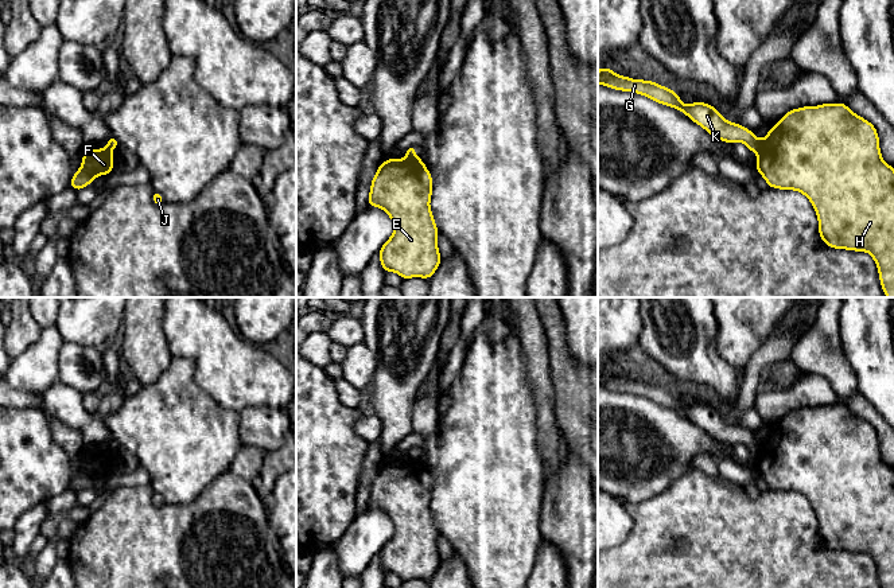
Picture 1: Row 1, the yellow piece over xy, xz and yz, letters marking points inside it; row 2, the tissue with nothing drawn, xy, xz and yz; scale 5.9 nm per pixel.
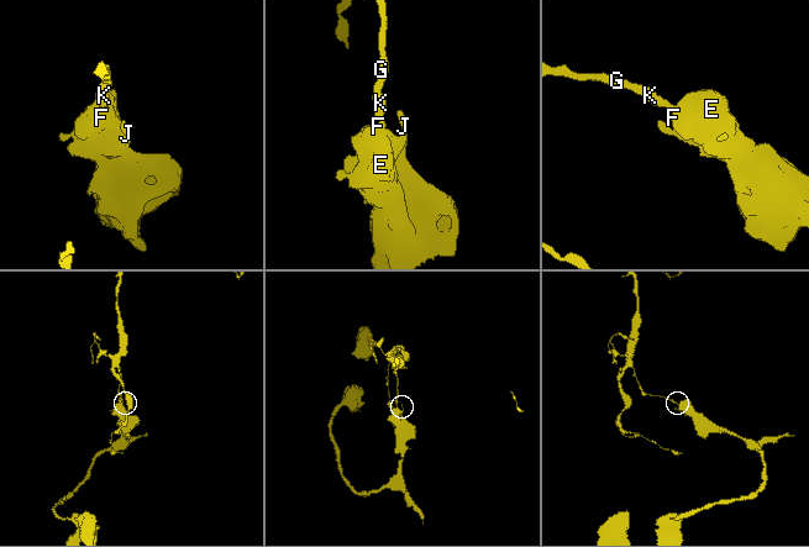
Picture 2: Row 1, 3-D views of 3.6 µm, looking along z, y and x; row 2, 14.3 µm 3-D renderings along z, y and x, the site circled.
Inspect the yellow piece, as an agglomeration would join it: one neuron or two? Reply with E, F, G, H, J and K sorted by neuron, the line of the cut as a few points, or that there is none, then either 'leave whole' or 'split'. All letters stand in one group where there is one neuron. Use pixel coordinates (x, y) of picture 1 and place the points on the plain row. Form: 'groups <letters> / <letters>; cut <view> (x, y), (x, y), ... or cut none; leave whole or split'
groups E F H J / G K; cut yz (762, 442), (757, 455); split

